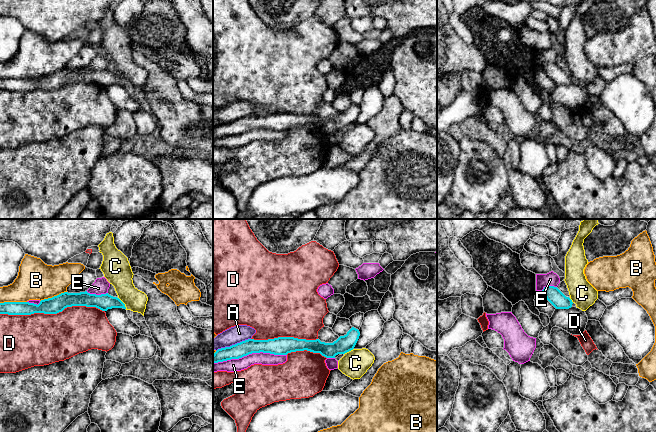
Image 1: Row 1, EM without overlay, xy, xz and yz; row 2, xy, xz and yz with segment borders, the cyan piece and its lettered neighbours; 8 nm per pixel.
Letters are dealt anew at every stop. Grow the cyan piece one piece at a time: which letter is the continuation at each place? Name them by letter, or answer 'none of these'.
none of these

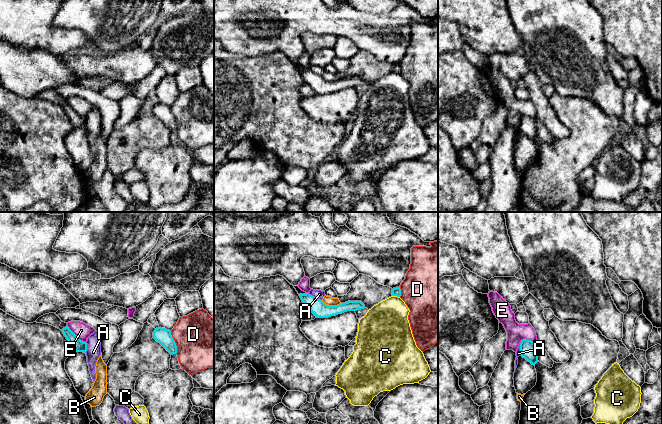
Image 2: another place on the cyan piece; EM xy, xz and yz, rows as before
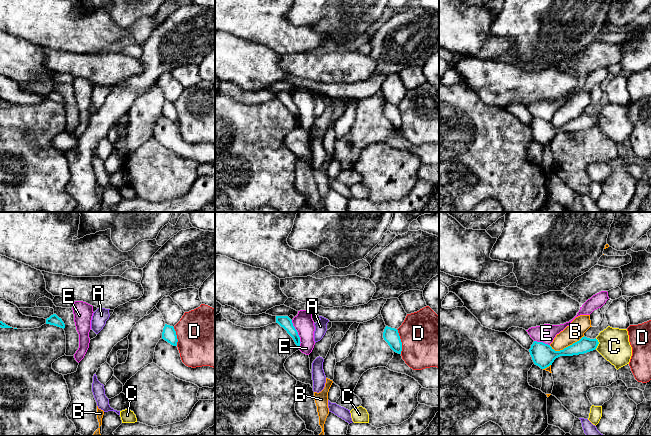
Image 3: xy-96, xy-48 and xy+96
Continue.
none of these

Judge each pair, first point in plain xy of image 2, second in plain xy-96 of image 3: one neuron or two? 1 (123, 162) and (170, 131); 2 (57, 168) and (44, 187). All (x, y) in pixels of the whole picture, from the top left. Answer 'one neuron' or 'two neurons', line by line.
1: two neurons
2: one neuron

